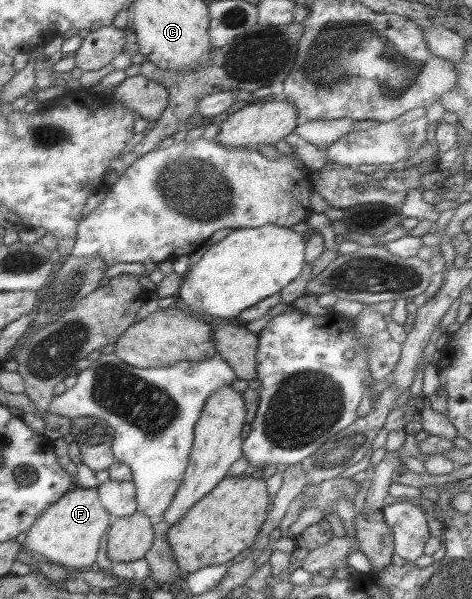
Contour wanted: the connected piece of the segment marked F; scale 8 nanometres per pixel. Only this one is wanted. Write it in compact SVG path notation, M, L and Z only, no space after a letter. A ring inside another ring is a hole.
M72 487L29 526L20 547L38 558L43 555L48 562L63 567L95 567L101 535L111 521L111 516L98 501L96 488Z

